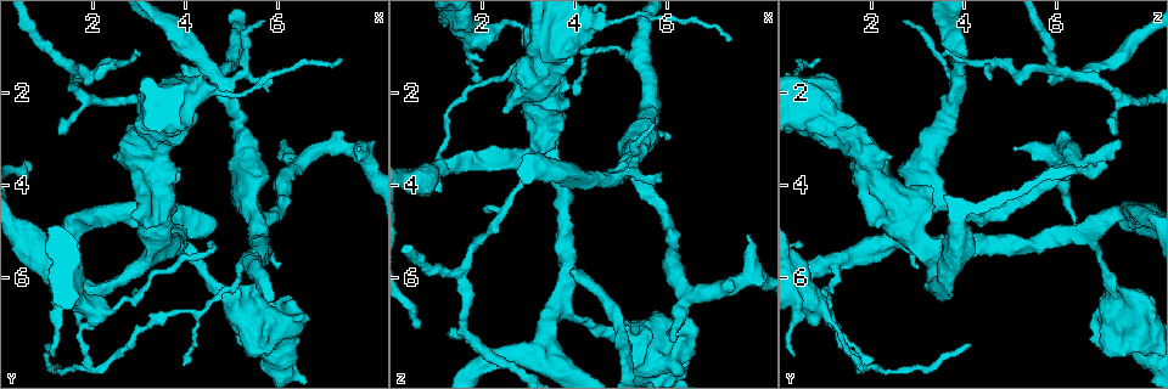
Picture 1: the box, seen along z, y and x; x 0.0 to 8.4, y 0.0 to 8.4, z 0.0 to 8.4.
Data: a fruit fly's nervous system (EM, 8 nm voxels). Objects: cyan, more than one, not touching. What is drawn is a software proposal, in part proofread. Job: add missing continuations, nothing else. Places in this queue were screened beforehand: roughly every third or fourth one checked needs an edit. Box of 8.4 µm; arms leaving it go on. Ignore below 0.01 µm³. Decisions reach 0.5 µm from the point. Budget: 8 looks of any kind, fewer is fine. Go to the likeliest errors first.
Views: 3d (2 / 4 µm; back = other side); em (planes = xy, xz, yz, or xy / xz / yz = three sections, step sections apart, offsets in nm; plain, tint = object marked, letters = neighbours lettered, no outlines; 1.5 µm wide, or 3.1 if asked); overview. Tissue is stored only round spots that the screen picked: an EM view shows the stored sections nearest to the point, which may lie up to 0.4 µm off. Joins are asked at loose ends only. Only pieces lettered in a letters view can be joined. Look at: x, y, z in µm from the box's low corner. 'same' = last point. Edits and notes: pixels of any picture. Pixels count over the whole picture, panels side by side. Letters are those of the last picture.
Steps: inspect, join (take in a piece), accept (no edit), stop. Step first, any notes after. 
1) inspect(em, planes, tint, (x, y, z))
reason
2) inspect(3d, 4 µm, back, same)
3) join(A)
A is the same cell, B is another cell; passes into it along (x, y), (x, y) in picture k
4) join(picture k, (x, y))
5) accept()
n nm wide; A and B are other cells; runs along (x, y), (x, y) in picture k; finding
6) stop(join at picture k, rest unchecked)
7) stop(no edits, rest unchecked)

inspect(3d, 2 µm, (3.90, 1.45, 5.85))
an open end

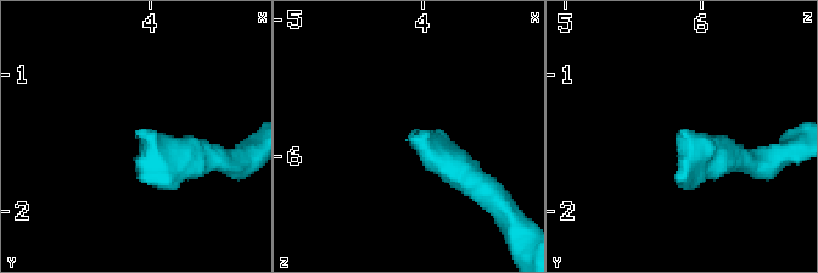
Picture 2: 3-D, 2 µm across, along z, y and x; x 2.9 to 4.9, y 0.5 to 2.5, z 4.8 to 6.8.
inspect(em, planes, letters, (3.92, 1.40, 5.84))

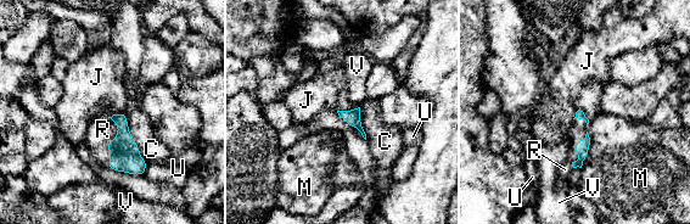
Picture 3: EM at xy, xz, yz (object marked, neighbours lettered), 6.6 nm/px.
join(R)
R is the same cell, C, J, M, U and V are other cells; passes into it along (127, 158), (111, 140), (102, 129) in picture 3; it goes on there

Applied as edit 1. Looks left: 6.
inspect(overview)
redraw

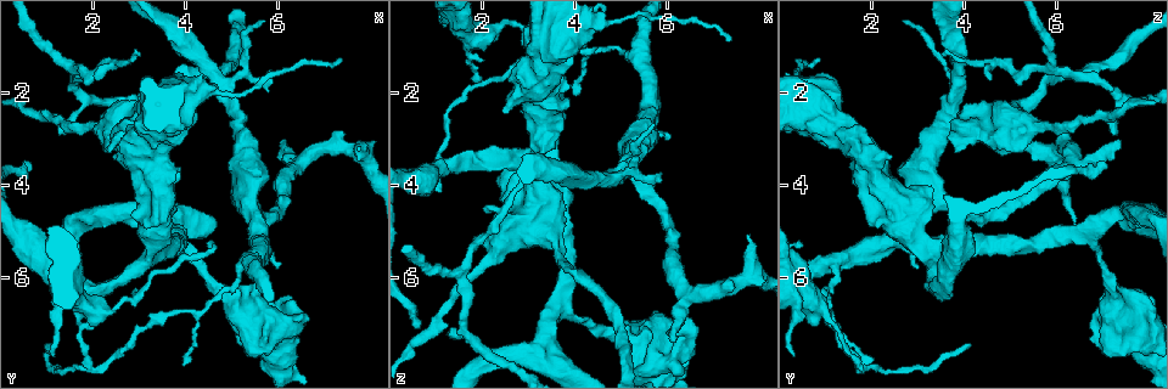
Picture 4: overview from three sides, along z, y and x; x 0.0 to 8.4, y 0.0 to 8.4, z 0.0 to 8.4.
inspect(3d, 2 µm, (0.60, 3.55, 7.10))

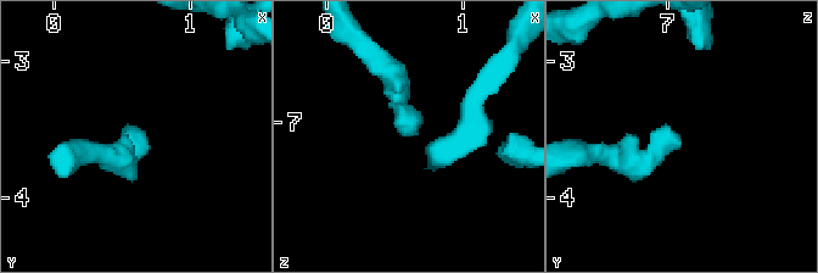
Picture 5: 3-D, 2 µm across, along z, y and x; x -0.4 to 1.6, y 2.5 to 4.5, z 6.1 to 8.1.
inspect(em, planes, letters, (0.66, 3.56, 7.08))
now the EM

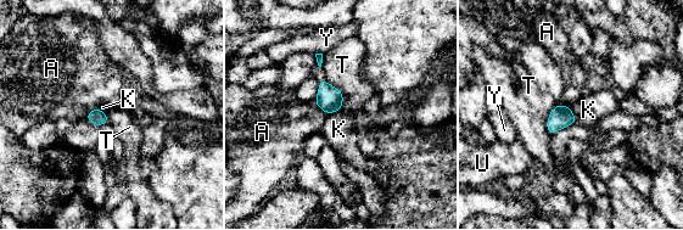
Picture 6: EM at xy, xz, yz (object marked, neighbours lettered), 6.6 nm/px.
join(K)
K is the same cell, A, T, U and Y are other cells; passes into it along (560, 117), (574, 114), (588, 110) in picture 6; the neuron continues

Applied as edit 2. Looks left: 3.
inspect(overview)

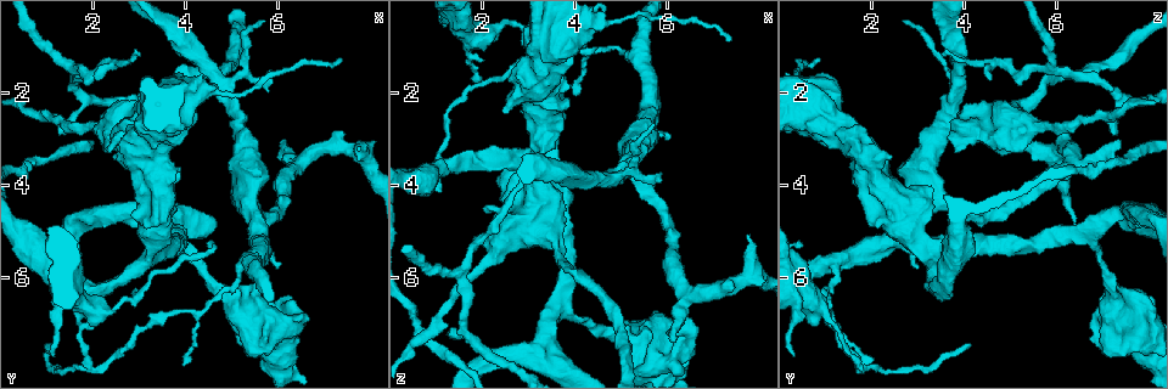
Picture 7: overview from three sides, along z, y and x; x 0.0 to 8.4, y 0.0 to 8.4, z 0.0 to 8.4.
inspect(em, planes, letters, (2.50, 3.50, 2.40))
stops while still wide

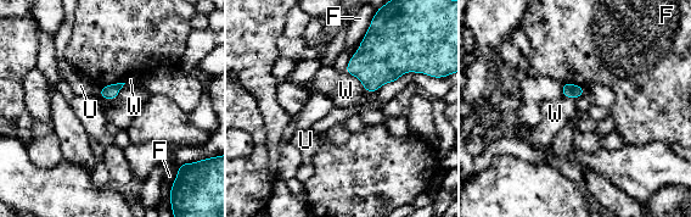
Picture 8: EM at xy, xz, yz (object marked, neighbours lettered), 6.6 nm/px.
accept()
F, U and W are other cells; border along (344, 71), (374, 93) in picture 8; no lettered piece goes on from it

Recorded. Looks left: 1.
stop(join at picture 3, join at picture 6, rest unchecked)

